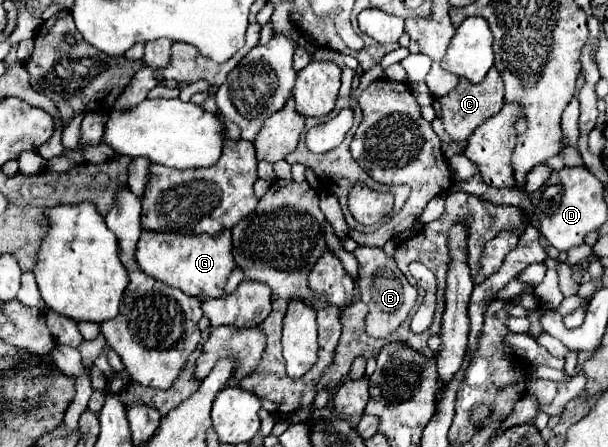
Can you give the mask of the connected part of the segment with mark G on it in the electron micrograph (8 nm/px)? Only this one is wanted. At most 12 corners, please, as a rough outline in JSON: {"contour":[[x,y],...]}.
{"contour":[[142,230],[138,268],[188,296],[220,298],[232,232]]}

